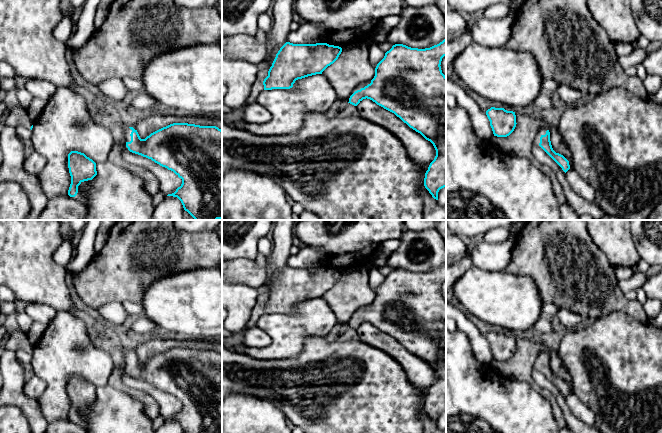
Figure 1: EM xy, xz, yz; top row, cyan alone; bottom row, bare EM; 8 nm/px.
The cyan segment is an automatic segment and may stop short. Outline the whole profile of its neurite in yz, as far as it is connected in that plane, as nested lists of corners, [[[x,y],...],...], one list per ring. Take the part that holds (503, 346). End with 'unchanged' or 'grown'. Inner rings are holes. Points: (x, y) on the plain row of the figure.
[[[491,331],[486,335],[494,360],[507,361],[516,351],[516,339],[504,332]]]; unchanged

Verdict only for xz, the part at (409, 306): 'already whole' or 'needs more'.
needs more

